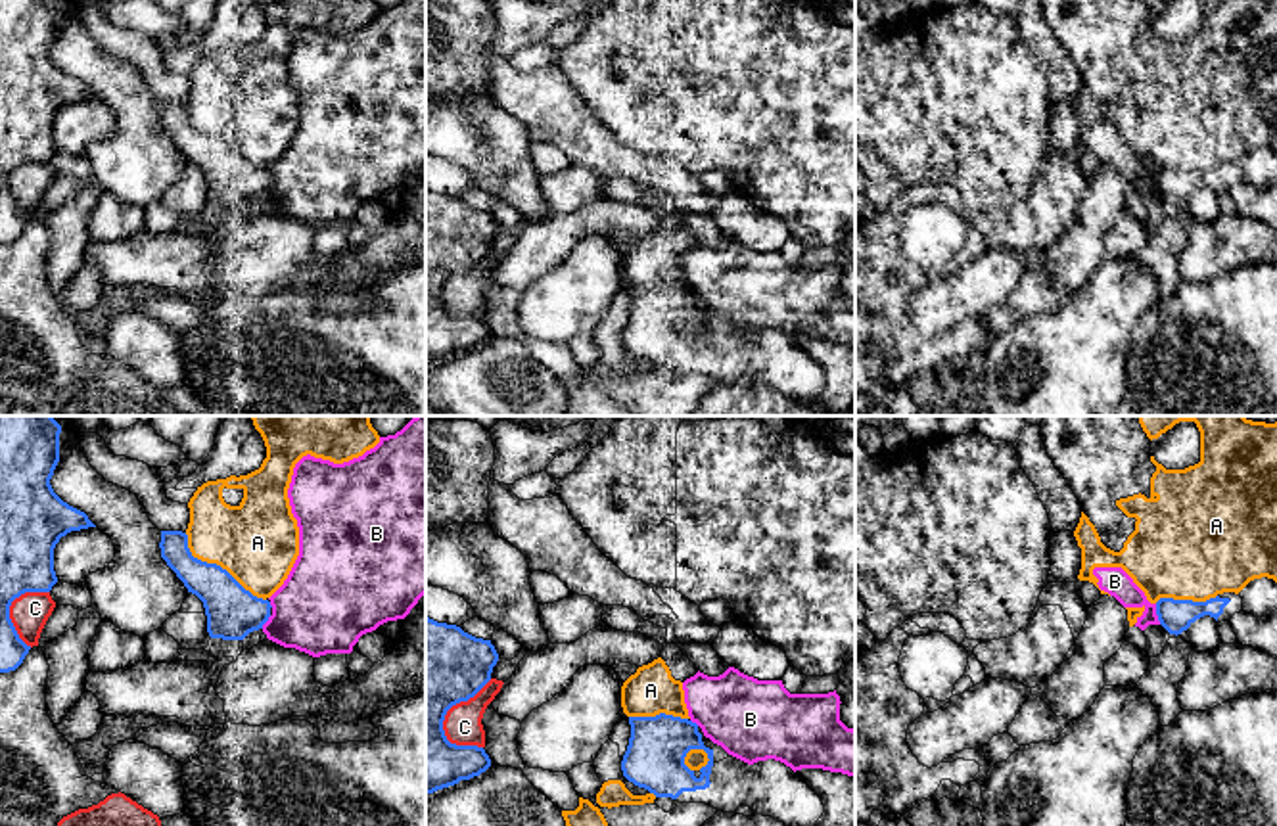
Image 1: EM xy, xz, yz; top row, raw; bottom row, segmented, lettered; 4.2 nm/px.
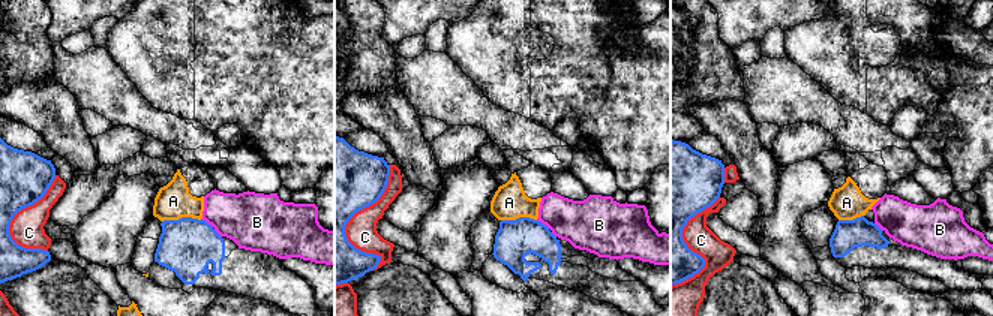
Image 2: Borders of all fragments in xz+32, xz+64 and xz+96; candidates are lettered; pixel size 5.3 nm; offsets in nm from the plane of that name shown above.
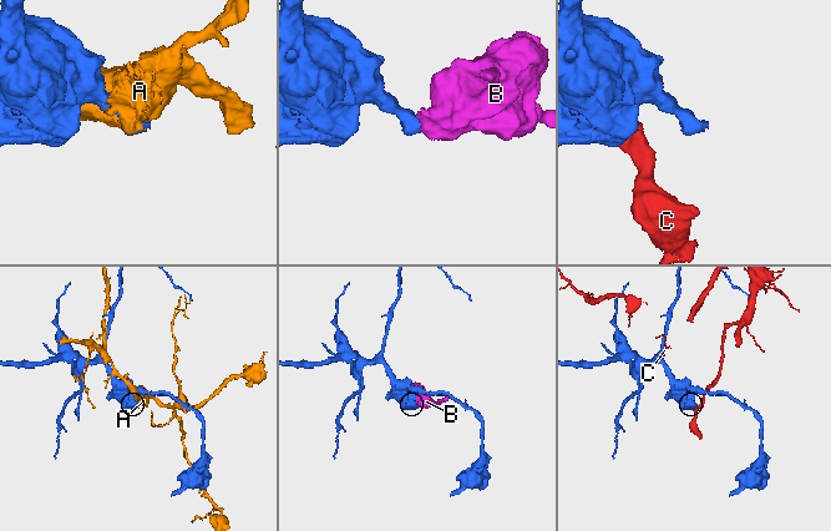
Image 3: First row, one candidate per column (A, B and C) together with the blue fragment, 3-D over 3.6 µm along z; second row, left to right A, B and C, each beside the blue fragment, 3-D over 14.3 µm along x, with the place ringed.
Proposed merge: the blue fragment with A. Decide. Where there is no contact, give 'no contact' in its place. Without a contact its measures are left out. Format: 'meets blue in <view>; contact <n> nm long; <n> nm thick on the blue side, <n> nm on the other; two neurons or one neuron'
meets blue in xy; contact 440 nm long; 220 nm thick on the blue side, 360 nm on the other; two neurons

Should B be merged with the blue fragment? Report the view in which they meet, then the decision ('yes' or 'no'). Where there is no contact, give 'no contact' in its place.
yz | no

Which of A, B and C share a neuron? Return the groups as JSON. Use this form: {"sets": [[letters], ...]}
{"sets": [["A"], ["B"], ["C"]]}

